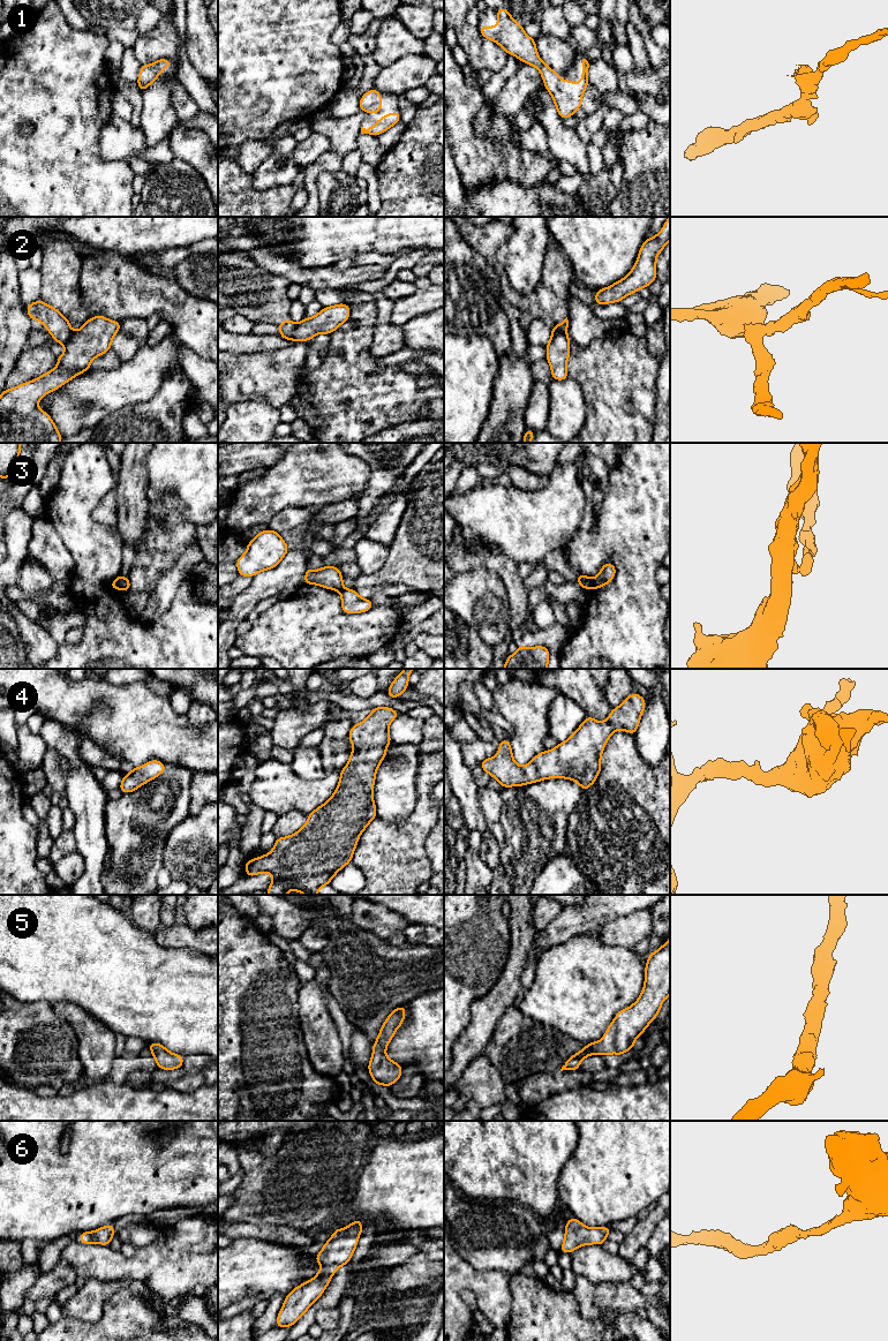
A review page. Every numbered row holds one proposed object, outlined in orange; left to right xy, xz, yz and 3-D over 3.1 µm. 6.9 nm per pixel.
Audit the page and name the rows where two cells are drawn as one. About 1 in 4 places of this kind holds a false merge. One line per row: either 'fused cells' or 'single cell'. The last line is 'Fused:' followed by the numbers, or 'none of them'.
1: single cell
2: fused cells
3: fused cells
4: single cell
5: single cell
6: single cell
Fused: 2, 3

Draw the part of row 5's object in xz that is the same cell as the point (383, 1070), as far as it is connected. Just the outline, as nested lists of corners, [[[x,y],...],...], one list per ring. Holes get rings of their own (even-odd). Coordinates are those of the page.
[[[406,1004],[394,1009],[383,1023],[376,1042],[372,1045],[372,1056],[368,1070],[376,1085],[391,1087],[401,1076],[402,1067],[385,1055],[397,1029],[405,1019]]]

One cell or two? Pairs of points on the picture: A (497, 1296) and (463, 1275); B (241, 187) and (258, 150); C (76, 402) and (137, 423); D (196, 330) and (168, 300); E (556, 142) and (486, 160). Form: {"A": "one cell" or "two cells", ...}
{"A": "one cell", "B": "two cells", "C": "two cells", "D": "one cell", "E": "two cells"}

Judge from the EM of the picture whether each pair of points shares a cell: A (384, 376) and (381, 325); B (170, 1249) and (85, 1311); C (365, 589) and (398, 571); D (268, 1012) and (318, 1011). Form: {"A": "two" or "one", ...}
{"A": "two", "B": "two", "C": "one", "D": "two"}

